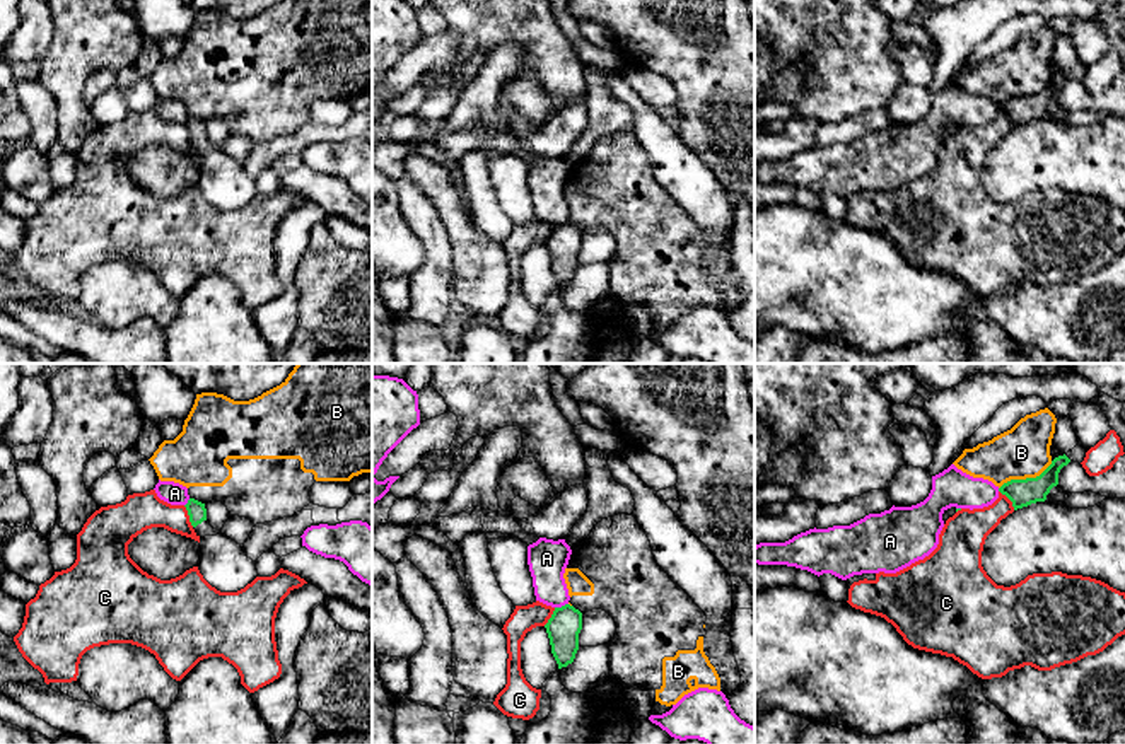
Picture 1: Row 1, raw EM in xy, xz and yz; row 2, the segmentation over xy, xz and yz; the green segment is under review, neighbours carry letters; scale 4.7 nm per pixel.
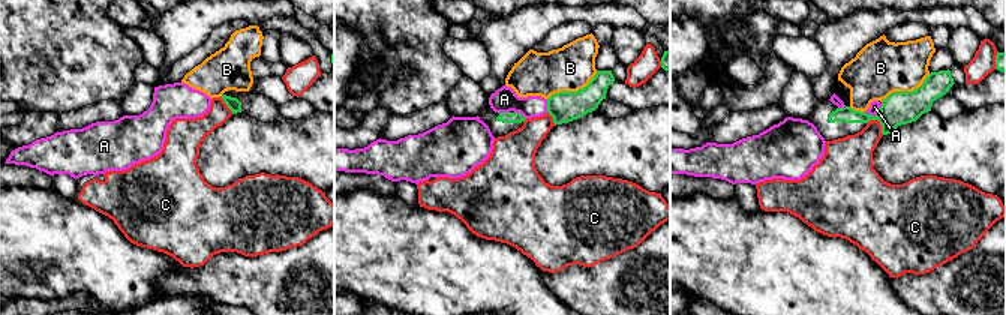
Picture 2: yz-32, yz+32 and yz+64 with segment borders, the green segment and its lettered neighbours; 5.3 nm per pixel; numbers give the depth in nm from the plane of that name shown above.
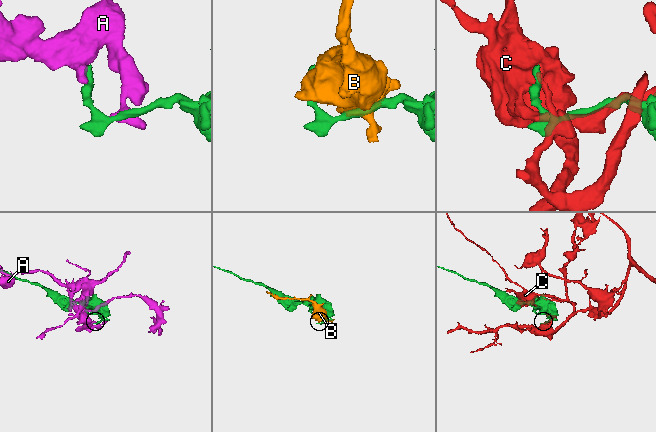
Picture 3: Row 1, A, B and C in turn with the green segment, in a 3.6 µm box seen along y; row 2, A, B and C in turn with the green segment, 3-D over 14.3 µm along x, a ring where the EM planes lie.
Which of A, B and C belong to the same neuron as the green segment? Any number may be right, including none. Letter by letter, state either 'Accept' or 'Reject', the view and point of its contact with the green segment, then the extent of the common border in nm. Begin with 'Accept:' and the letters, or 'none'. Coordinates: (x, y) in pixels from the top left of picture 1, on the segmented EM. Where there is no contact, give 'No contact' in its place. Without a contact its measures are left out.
Accept: none
A: Reject. Touches green at xz (562, 606). Shared border 70 nm
B: Reject. Touches green at yz (1026, 478). Shared border 280 nm
C: Reject. Touches green at xy (188, 514). Shared border 120 nm

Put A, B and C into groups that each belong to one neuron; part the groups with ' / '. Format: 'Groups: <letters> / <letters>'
Groups: A / B / C

